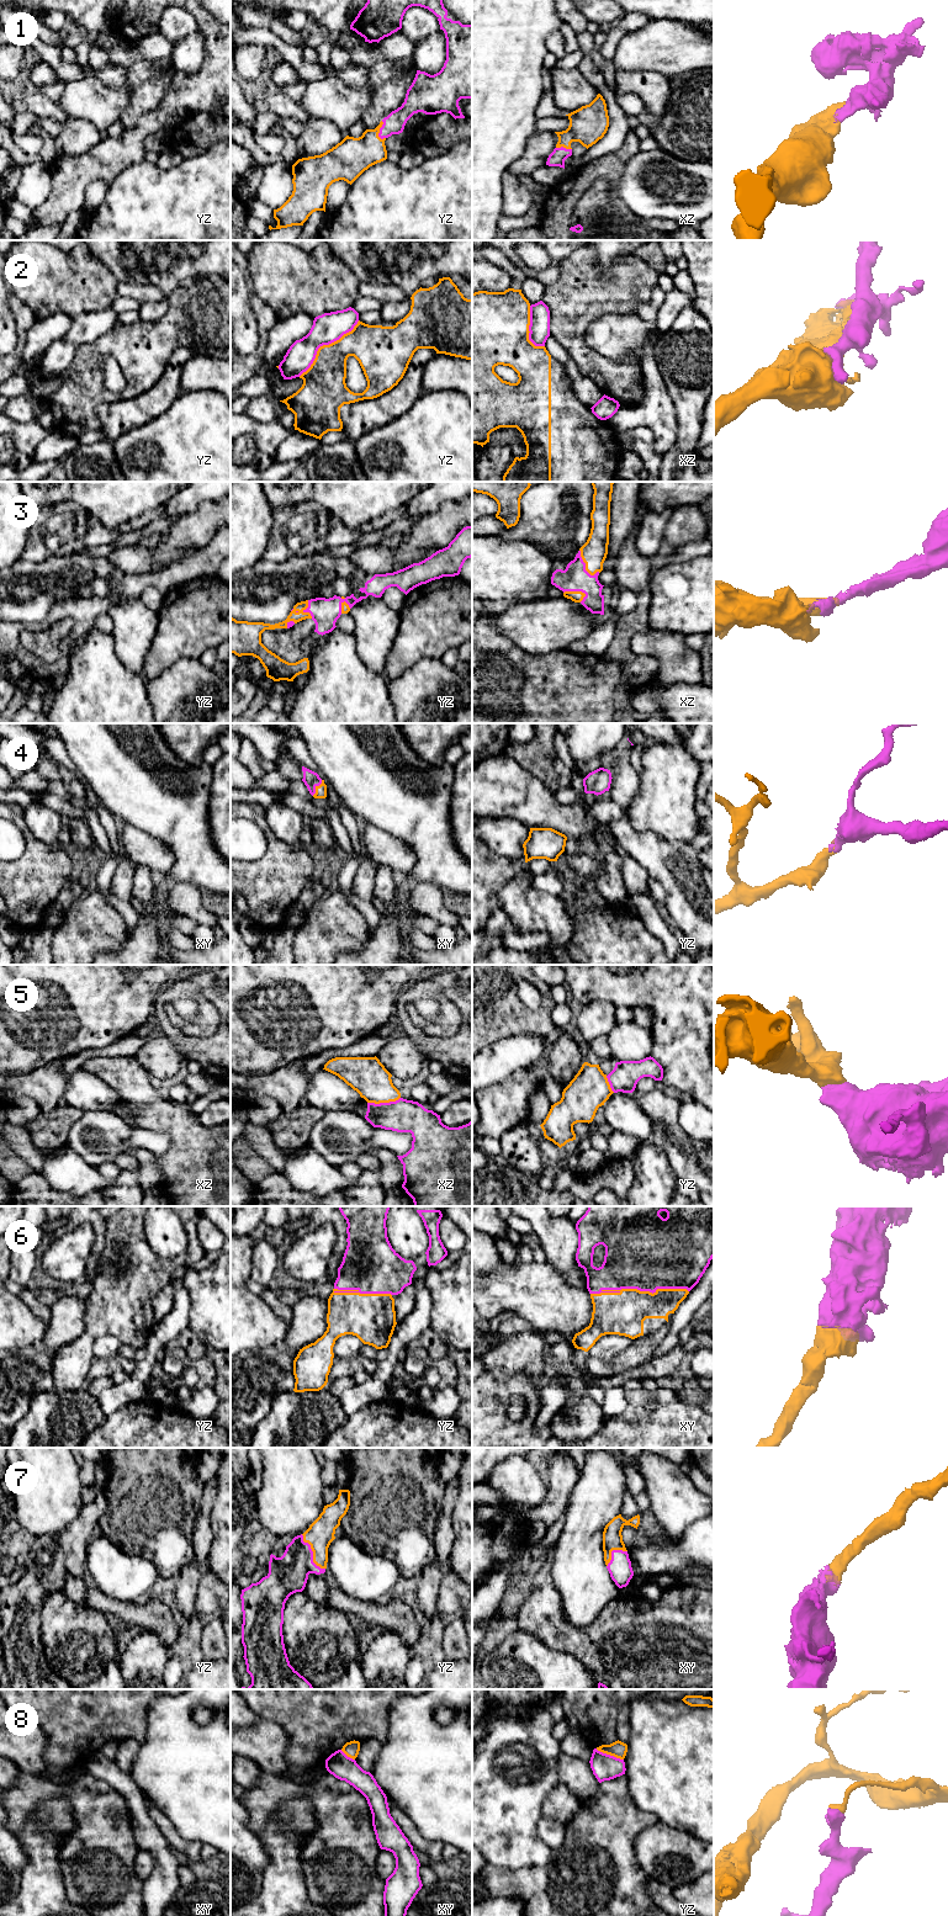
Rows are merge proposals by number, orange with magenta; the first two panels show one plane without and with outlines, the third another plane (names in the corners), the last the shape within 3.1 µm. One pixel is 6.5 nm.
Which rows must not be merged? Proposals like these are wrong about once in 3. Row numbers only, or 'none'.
2, 8

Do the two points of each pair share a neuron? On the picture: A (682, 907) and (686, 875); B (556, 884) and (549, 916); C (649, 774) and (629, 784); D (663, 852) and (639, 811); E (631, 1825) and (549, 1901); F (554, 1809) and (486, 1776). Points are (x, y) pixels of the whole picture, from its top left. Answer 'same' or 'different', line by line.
A: same
B: different
C: different
D: different
E: same
F: different

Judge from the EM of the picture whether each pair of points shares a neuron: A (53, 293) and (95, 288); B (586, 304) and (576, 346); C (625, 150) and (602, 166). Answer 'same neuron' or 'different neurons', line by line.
A: same neuron
B: same neuron
C: same neuron

